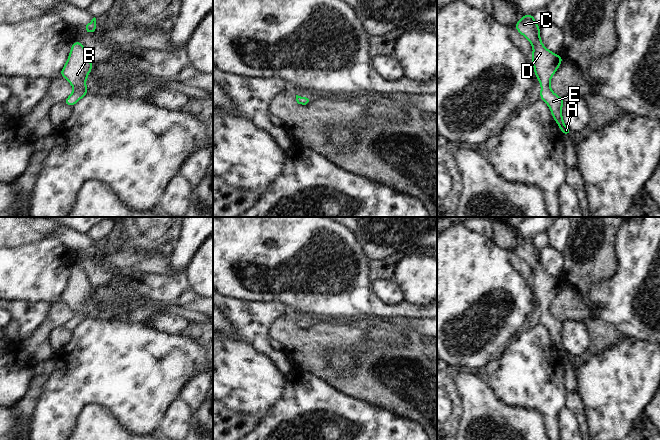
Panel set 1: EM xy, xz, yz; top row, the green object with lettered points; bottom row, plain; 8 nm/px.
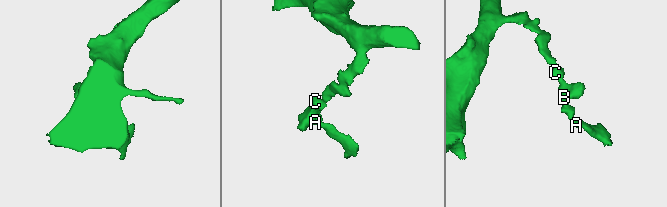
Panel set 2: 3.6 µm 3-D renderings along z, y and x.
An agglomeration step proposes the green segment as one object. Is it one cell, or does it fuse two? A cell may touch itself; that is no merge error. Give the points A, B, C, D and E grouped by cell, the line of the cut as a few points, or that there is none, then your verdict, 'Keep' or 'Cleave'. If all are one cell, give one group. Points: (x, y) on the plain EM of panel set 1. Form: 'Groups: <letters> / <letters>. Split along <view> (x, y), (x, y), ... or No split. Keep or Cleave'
Groups: A B C D E. No split. Keep.

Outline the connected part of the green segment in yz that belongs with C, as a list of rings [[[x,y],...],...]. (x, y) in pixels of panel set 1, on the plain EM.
[[[524,238],[514,251],[533,270],[531,282],[534,290],[534,300],[541,309],[540,324],[549,330],[552,341],[558,348],[560,355],[564,359],[570,360],[572,355],[565,349],[562,341],[564,322],[556,319],[549,308],[563,285],[562,279],[556,279],[543,269],[540,263],[540,250],[536,247],[534,239]]]

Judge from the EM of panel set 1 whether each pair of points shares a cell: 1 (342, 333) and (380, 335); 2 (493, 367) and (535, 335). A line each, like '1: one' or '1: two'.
1: two
2: two

